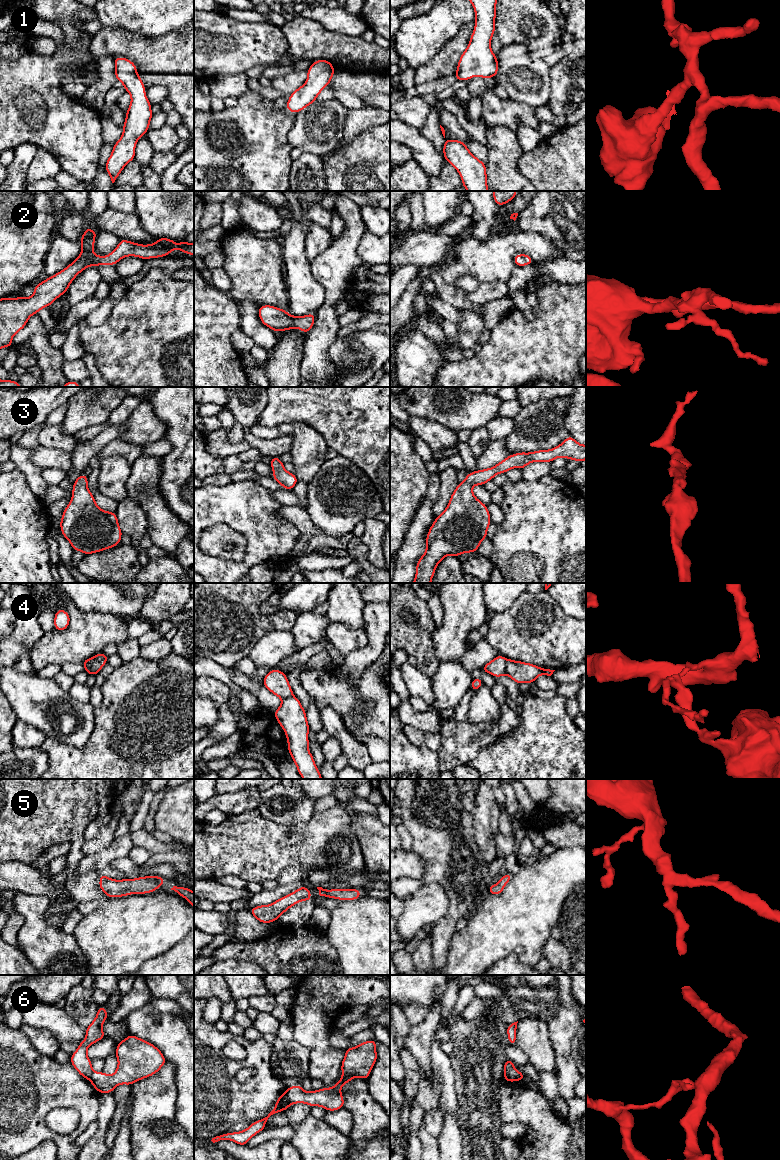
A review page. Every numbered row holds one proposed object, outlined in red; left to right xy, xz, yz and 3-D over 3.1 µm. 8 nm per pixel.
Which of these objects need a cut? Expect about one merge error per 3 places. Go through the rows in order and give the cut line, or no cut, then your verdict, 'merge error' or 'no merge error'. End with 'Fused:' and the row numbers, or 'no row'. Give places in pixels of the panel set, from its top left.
1: no cut | no merge error
2: no cut | no merge error
3: no cut | no merge error
4: xy (92, 658), (89, 673) | merge error
5: no cut | no merge error
6: xz (284, 1093), (290, 1103) | merge error
Fused: 4, 6

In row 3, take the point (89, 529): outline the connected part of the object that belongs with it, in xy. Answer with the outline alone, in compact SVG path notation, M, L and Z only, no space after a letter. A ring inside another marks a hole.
M81 474L72 489L72 498L60 520L63 536L73 550L85 555L117 546L122 531L115 512L100 509L87 487L88 476Z

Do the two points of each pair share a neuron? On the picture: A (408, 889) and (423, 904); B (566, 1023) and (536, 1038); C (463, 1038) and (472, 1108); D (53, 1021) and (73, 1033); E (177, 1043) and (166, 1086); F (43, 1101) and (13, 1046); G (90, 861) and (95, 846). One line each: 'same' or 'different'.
A: different
B: different
C: same
D: same
E: different
F: same
G: different

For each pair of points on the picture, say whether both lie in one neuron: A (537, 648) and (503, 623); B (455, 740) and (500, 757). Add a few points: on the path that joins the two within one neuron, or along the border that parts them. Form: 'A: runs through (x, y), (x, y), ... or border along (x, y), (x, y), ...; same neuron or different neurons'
A: runs through (529, 640), (526, 637), (519, 637), (511, 631); same neuron
B: border along (501, 736), (485, 746), (467, 764); different neurons

